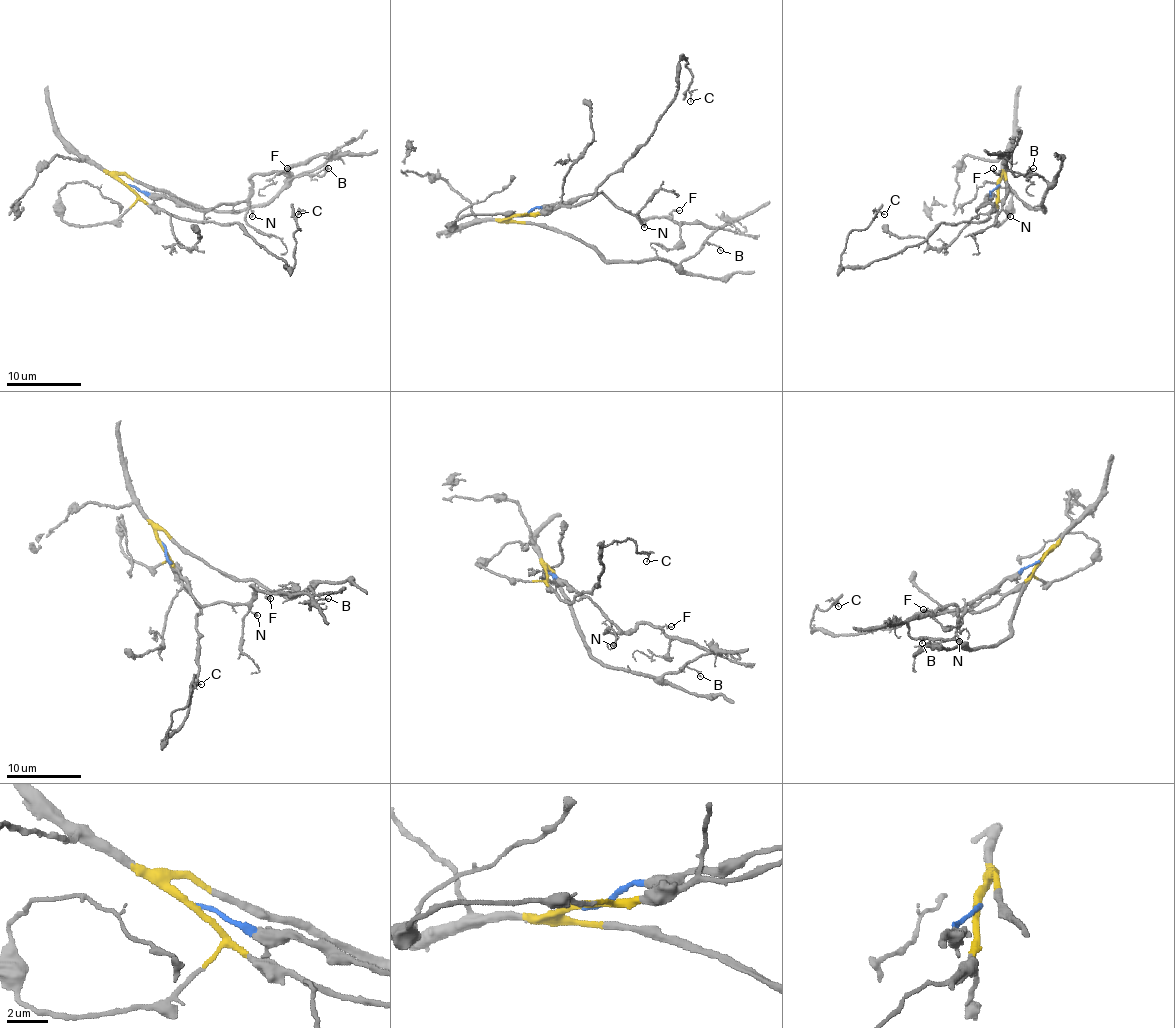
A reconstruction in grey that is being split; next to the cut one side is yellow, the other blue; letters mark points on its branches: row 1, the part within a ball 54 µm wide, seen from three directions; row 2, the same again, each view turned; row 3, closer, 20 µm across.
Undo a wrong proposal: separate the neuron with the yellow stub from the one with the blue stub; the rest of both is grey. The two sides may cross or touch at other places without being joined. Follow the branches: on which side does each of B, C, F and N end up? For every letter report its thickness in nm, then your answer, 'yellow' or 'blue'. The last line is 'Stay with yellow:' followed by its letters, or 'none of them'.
B: 120 nm thick; yellow
C: 70 nm thick; yellow
F: 130 nm thick; blue
N: 130 nm thick; blue
Stay with yellow: B, C

